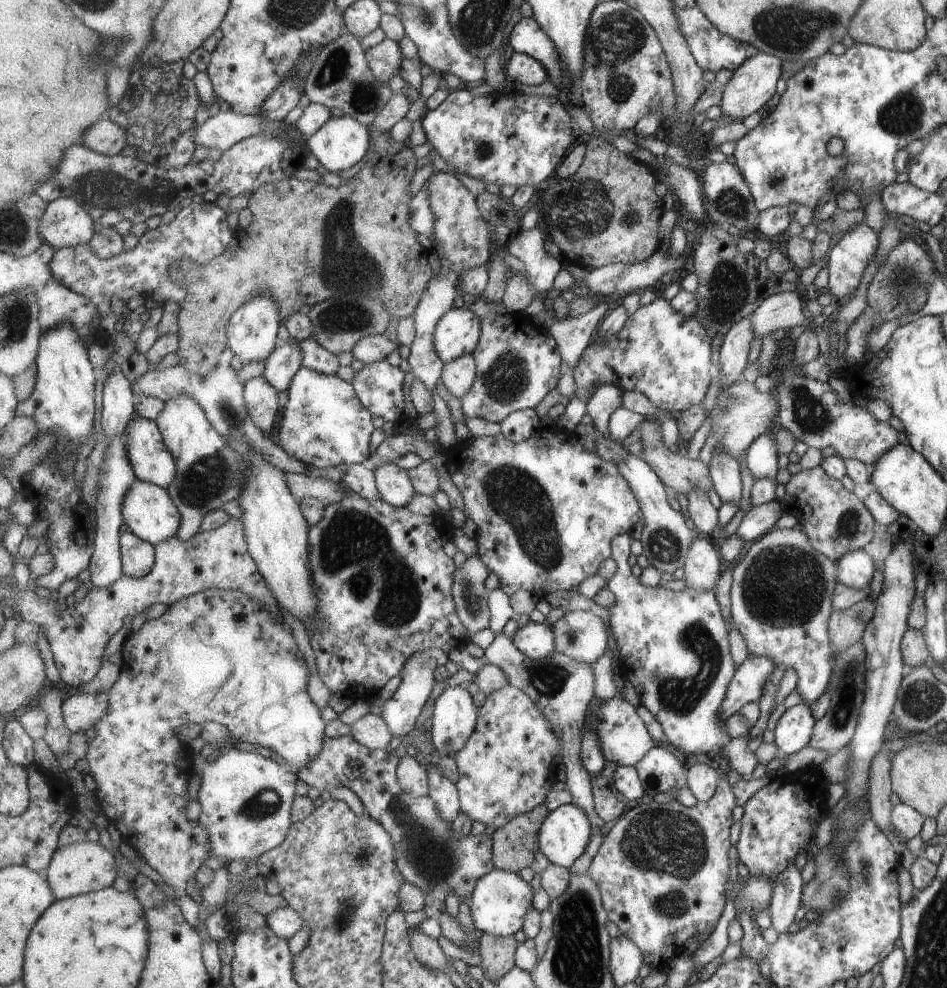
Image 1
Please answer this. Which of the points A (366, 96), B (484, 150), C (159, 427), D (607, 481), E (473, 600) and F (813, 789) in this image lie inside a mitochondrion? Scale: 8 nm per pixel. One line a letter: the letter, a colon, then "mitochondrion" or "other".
A: mitochondrion
B: other
C: other
D: other
E: mitochondrion
F: other

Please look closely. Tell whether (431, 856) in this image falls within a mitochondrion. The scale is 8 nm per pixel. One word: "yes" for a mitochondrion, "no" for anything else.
yes

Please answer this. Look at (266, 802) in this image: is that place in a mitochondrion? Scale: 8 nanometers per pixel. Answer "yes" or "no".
yes

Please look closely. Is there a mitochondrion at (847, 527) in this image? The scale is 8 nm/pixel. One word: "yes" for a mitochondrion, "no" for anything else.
yes

